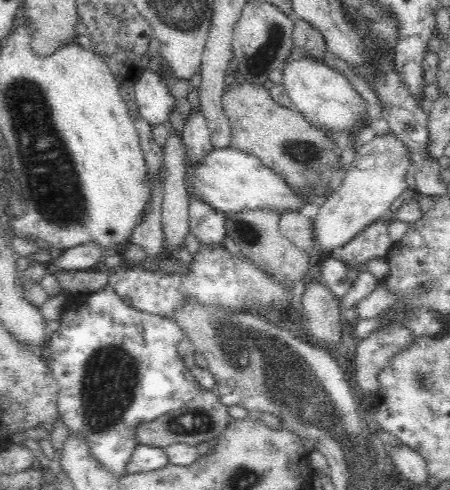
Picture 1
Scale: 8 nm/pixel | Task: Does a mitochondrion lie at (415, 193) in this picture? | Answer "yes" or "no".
no

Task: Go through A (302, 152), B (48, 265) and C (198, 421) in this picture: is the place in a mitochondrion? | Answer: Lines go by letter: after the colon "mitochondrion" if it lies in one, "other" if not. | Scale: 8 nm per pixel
A: mitochondrion
B: other
C: mitochondrion

